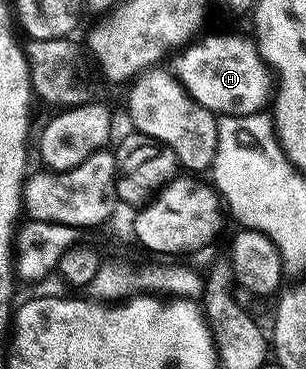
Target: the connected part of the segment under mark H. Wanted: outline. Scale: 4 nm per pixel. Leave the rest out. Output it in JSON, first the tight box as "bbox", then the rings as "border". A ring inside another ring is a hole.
{"bbox":[173,35,273,117],"border":[[[211,35],[202,39],[188,43],[174,56],[173,74],[183,88],[219,117],[262,112],[273,95],[273,71],[255,46],[254,38]]]}

